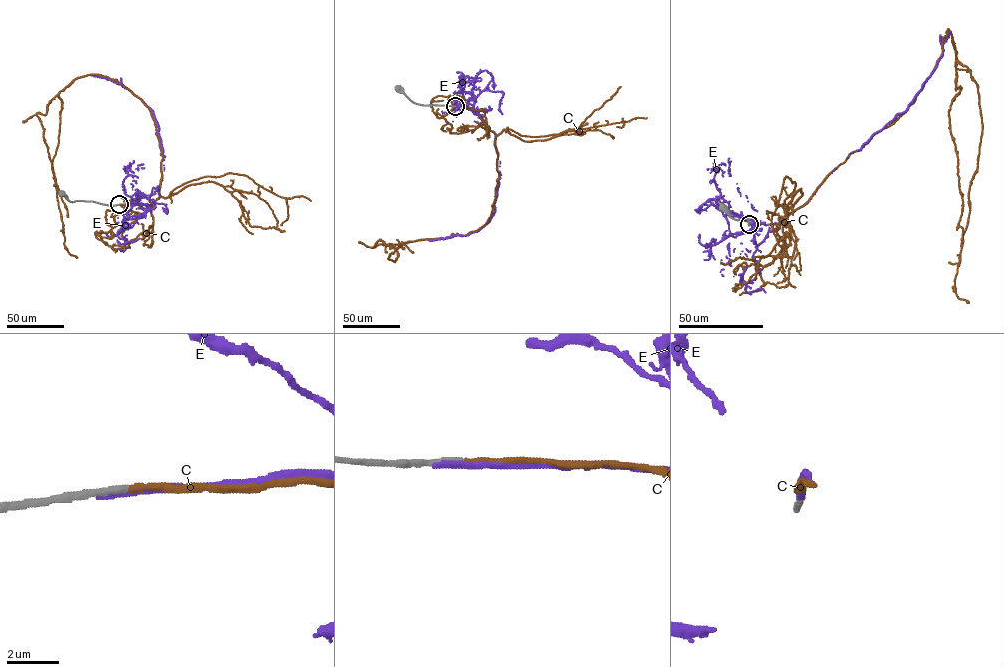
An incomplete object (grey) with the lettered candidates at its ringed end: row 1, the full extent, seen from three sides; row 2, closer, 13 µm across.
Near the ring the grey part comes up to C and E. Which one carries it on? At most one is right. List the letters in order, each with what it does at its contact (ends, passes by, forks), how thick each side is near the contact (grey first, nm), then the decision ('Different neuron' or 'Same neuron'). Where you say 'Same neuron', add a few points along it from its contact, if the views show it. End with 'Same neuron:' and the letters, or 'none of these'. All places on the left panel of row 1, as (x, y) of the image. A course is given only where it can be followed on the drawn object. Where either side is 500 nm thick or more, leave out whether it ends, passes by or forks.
C: It ends there. Thickness 280 nm (grey) against 220 nm. Same neuron. Its course: (119, 204), (159, 196), (154, 120), (115, 80), (77, 77), (58, 95), (52, 169), (65, 248), (77, 257)
E: It ends there. Thickness 320 nm (grey) against 320 nm. Different neuron
Same neuron: C

